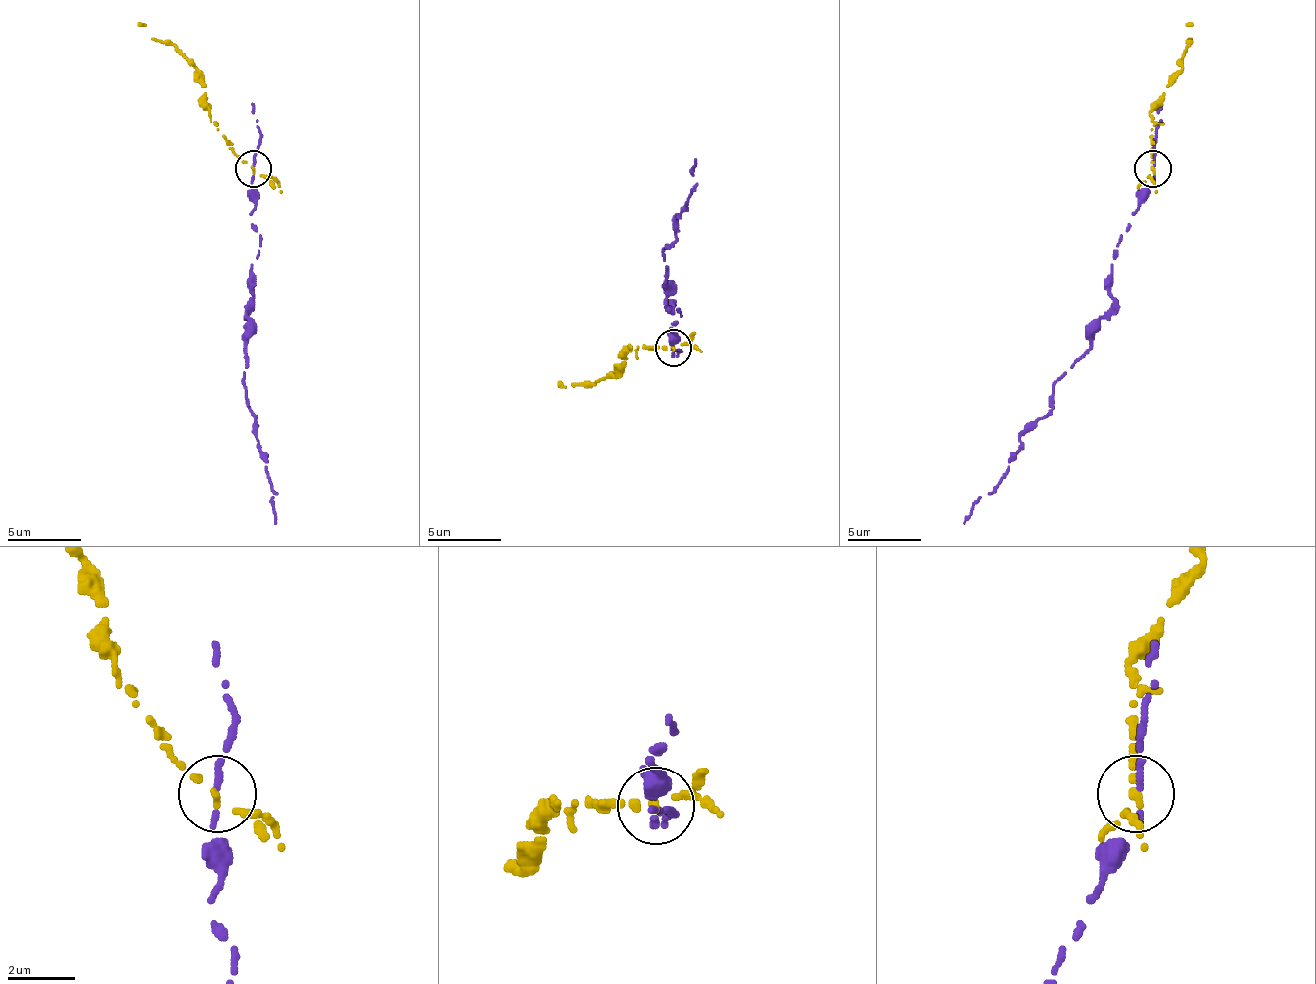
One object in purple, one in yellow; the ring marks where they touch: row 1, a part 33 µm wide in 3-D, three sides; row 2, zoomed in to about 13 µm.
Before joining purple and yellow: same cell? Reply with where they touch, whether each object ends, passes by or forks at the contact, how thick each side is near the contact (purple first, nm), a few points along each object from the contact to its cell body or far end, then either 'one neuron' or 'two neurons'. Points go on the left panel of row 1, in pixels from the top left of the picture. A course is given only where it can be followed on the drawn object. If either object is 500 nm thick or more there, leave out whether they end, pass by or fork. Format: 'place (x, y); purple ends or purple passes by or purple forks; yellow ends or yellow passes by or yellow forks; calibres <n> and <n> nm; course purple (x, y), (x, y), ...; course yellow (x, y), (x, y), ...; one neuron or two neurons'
place (253, 168); purple ends; yellow passes by; calibres 220 and 170 nm; course purple (254, 165), (251, 224), (261, 243), (251, 265), (243, 384), (258, 450), (272, 488), (276, 524); course yellow (254, 169), (210, 117), (195, 66), (172, 43), (151, 39), (147, 24), (139, 24); two neurons

